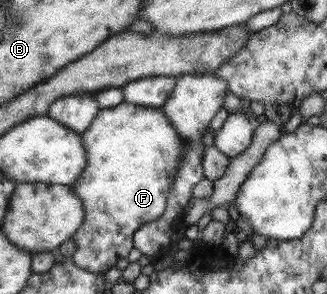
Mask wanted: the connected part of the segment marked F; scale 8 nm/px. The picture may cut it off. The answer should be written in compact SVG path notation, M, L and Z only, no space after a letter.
M123 101L115 107L99 109L92 125L81 134L80 141L88 163L79 179L70 184L73 193L84 205L84 223L71 237L75 243L75 251L70 258L77 267L103 275L119 259L127 257L132 248L132 235L136 230L164 213L167 209L169 186L173 183L173 174L182 153L180 140L177 131L159 107L137 107Z

